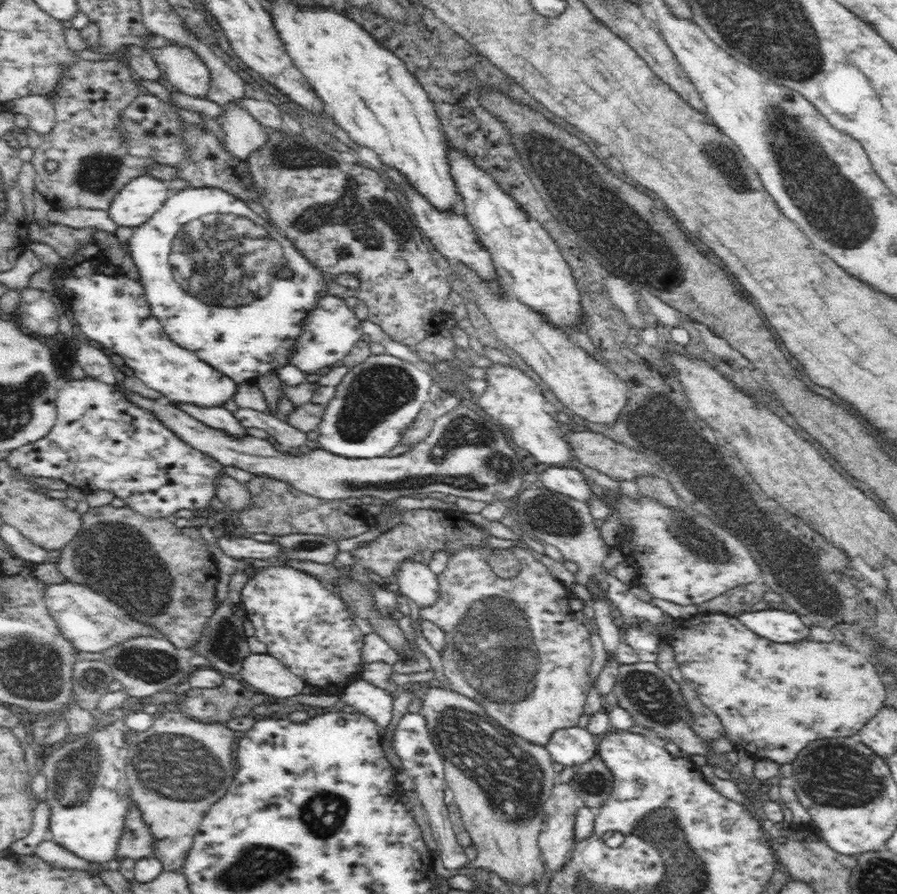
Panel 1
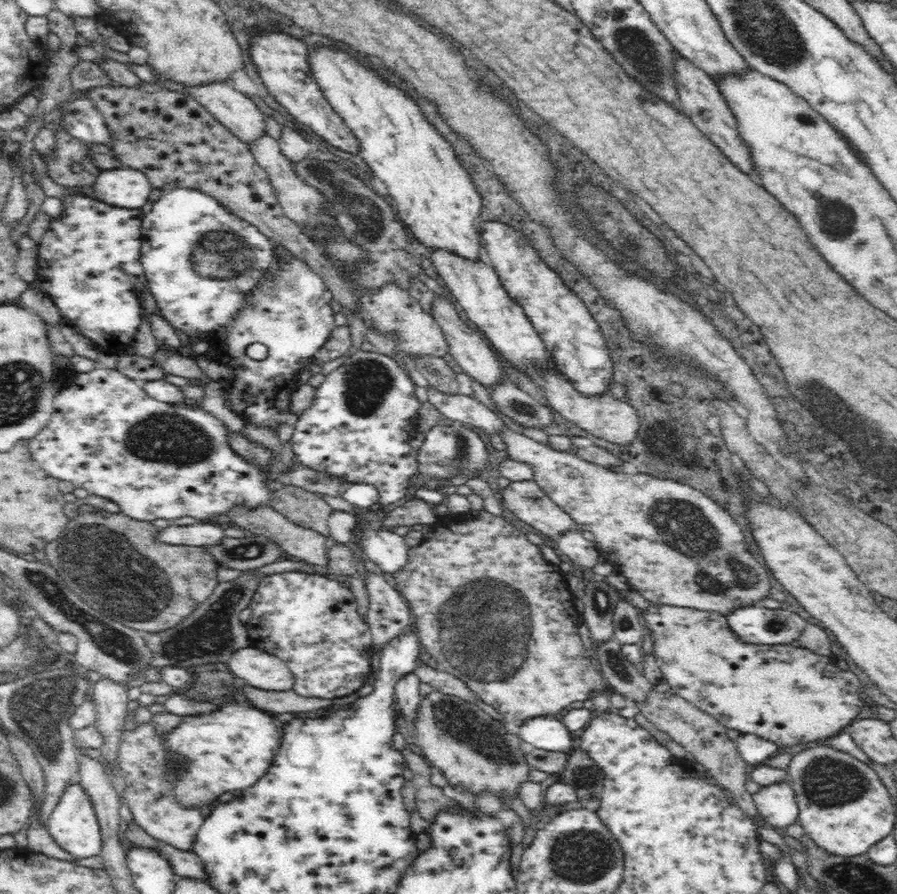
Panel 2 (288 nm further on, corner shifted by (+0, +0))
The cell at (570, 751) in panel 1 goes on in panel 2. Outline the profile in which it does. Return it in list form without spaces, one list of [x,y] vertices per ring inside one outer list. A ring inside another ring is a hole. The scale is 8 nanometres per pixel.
[[[540,716],[540,718],[528,718],[516,728],[516,736],[524,740],[530,748],[542,748],[542,750],[554,750],[554,752],[572,752],[574,748],[570,738],[574,736],[564,722],[556,720],[554,716]]]

